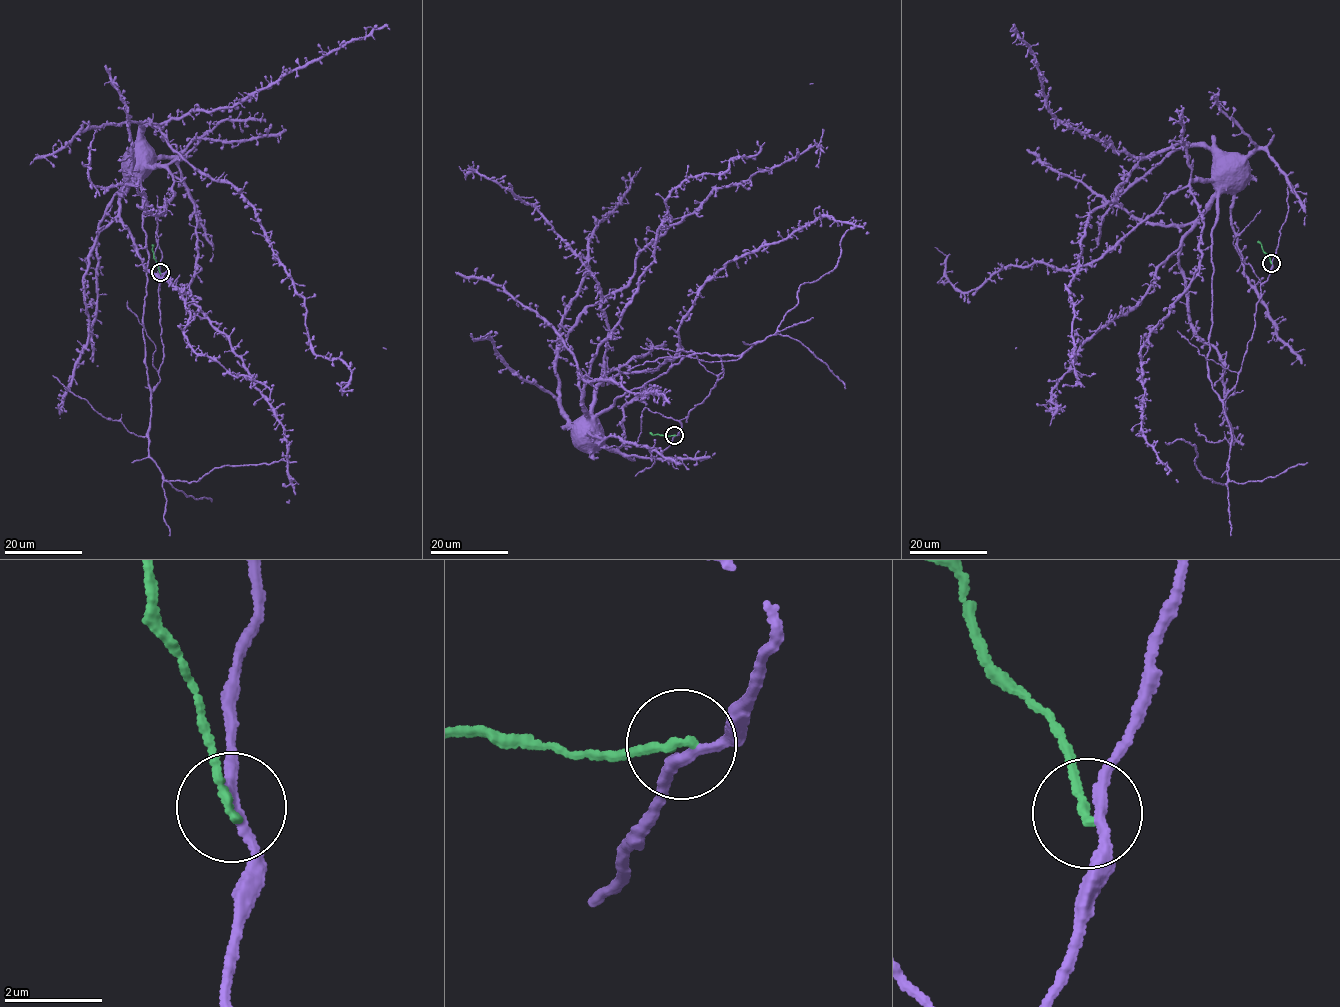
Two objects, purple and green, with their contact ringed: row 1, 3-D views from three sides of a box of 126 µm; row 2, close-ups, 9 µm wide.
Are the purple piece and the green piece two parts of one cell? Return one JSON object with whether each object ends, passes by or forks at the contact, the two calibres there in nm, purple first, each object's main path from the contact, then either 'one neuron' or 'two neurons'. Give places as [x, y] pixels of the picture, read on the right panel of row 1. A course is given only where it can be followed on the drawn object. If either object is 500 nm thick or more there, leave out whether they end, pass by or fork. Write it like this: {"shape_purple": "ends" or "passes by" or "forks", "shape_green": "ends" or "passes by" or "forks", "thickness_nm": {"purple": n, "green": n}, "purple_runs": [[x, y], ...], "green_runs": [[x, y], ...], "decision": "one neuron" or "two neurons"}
{"shape_purple": "passes by", "shape_green": "ends", "thickness_nm": {"purple": 200, "green": 180}, "purple_runs": [[1271, 262], [1237, 383], [1223, 400], [1207, 362], [1218, 194], [1212, 168], [1219, 167]], "green_runs": [[1271, 262], [1257, 241]], "decision": "two neurons"}

